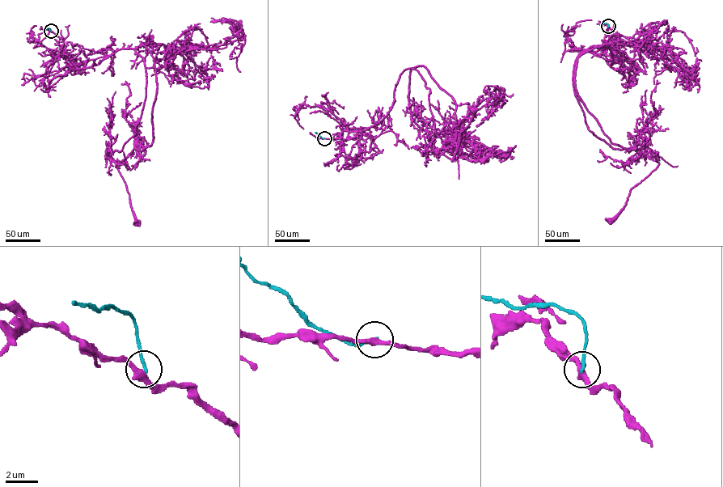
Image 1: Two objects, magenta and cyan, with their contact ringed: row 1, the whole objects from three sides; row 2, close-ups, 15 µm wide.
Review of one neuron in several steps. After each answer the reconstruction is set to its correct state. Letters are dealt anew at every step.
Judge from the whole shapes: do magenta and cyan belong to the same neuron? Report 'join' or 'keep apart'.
keep apart

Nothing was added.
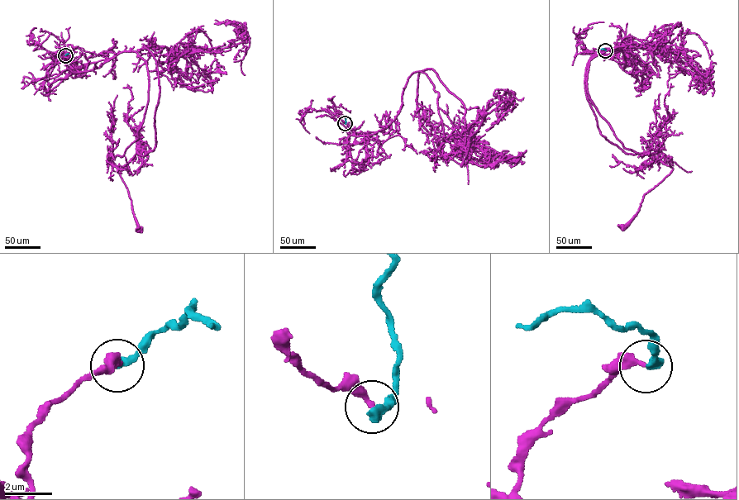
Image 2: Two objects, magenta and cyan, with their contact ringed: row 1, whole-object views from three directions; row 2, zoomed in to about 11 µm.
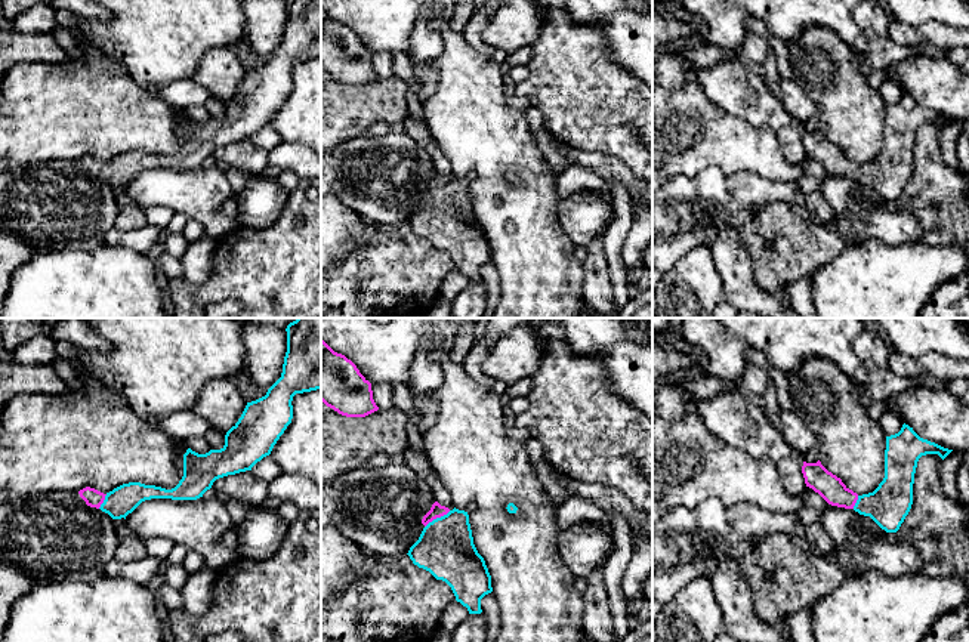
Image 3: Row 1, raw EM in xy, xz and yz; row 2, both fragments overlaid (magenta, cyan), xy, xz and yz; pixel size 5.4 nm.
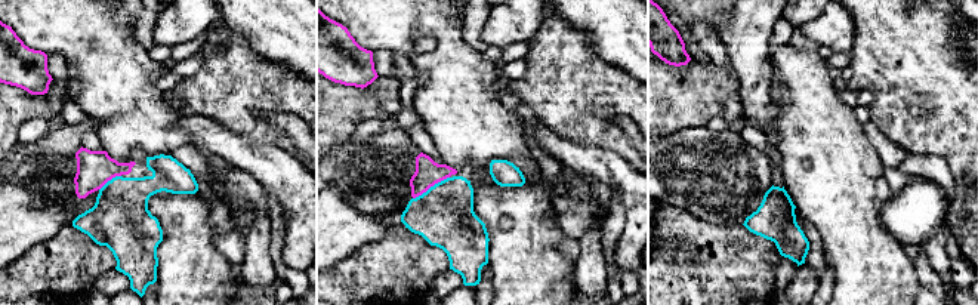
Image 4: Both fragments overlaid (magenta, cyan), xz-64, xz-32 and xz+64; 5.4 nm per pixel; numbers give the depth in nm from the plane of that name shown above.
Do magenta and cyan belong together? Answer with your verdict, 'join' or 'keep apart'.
join

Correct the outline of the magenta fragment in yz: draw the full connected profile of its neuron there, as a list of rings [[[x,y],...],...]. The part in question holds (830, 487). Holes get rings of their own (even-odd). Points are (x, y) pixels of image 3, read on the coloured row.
[[[902,425],[895,435],[886,436],[885,478],[868,494],[858,496],[840,478],[828,472],[821,462],[803,462],[806,487],[818,493],[828,504],[854,509],[870,516],[886,533],[897,533],[913,504],[913,484],[922,456],[938,454],[942,460],[953,450],[920,438],[913,428]]]

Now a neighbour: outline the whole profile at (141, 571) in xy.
[[[146,556],[133,562],[112,559],[105,568],[105,575],[126,578],[144,586],[163,568],[163,565],[164,564],[154,556]]]

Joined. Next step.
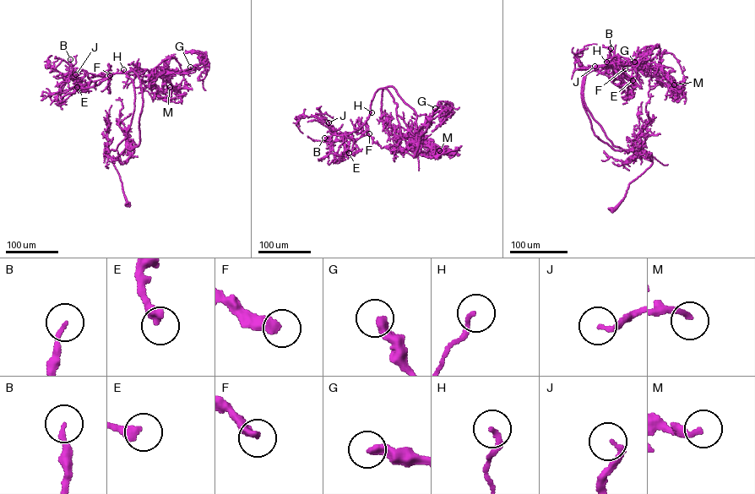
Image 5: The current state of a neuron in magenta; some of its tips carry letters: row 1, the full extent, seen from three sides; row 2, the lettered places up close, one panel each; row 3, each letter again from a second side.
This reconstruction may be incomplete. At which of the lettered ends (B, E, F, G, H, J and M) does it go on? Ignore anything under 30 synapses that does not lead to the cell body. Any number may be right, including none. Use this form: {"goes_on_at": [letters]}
{"goes_on_at": ["G", "J", "M"]}

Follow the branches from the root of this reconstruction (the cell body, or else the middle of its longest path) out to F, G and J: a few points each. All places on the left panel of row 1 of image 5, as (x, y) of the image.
F: (127, 204), (105, 153), (127, 137), (134, 87), (124, 73), (105, 78), (106, 72), (110, 75)
G: (127, 204), (112, 160), (126, 147), (138, 146), (140, 140), (142, 87), (131, 68), (158, 74), (190, 67)
J: (127, 204), (105, 153), (127, 136), (133, 80), (116, 73), (80, 89), (71, 78), (75, 74)

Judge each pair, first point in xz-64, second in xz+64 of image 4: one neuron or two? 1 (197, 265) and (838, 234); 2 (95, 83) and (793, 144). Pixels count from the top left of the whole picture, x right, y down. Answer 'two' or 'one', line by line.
1: one
2: one

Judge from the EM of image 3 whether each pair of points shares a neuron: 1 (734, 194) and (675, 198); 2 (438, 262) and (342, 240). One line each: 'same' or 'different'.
1: same
2: different

